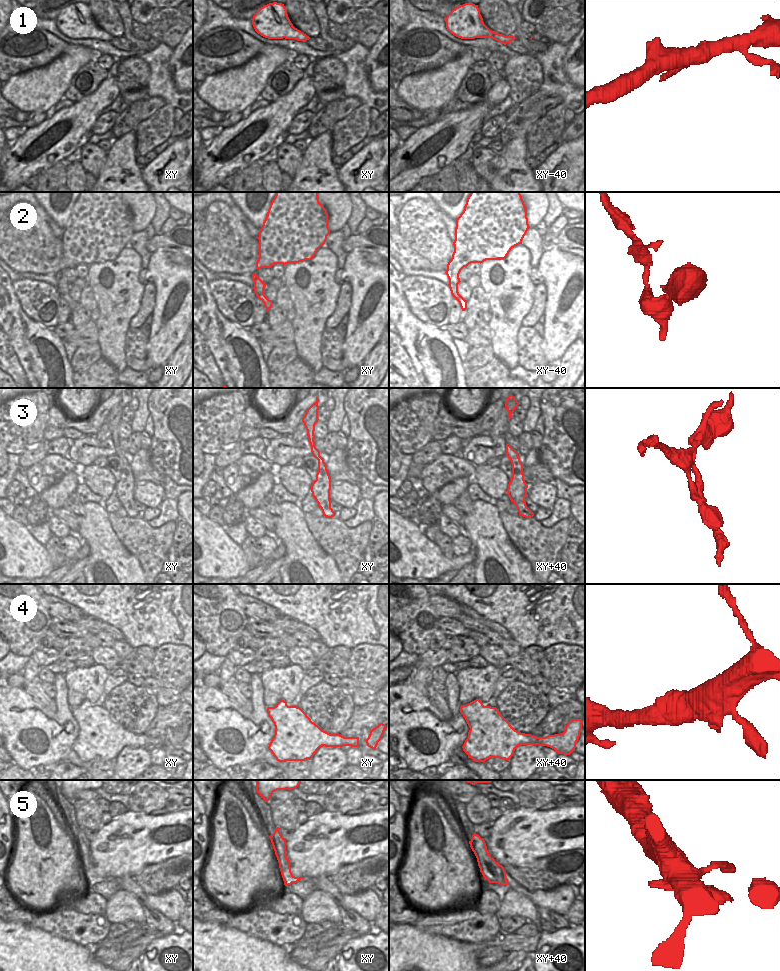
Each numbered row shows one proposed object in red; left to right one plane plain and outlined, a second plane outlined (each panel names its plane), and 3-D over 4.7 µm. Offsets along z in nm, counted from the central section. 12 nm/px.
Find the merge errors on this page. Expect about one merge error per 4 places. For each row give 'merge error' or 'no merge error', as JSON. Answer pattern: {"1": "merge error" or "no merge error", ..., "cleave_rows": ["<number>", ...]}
{"1": "no merge error", "2": "no merge error", "3": "merge error", "4": "no merge error", "5": "no merge error", "cleave_rows": ["3"]}

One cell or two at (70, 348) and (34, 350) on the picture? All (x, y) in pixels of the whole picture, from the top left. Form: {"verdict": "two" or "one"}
{"verdict": "two"}

